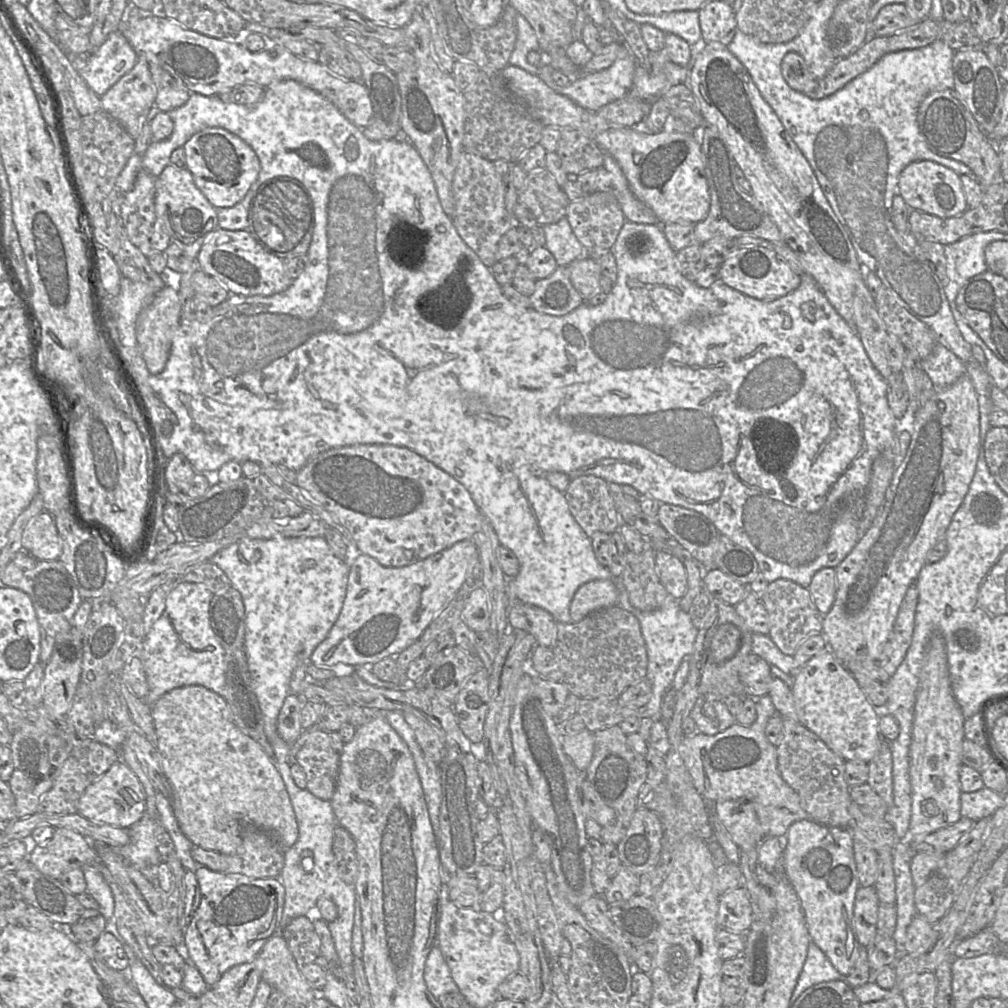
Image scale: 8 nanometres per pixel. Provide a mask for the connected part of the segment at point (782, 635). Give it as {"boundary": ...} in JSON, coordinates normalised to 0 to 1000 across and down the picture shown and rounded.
{"boundary":[[[781,574],[769,575],[762,579],[754,595],[763,611],[762,631],[776,648],[787,651],[796,636],[815,628],[817,610],[809,601],[803,585],[795,580]]]}

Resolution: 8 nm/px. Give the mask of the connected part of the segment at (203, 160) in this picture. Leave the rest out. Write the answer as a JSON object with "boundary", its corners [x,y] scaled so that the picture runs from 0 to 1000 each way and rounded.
{"boundary":[[[206,126],[192,133],[183,144],[185,167],[190,172],[192,181],[213,206],[230,205],[245,192],[258,171],[258,160],[253,150],[239,137],[218,126]]]}

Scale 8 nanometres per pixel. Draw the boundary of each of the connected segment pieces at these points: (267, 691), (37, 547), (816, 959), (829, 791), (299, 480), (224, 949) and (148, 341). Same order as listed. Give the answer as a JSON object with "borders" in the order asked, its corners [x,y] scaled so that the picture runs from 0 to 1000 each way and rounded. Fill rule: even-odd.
{"borders":[[[[284,533],[284,534],[268,534],[268,535],[248,535],[239,534],[238,536],[226,541],[215,548],[208,557],[215,561],[226,572],[231,582],[237,586],[244,607],[244,630],[243,630],[243,646],[246,654],[247,665],[252,676],[252,687],[256,697],[260,704],[262,712],[263,728],[272,744],[271,755],[286,756],[287,759],[294,758],[293,752],[287,756],[287,747],[289,739],[281,734],[275,727],[275,712],[283,693],[288,688],[287,678],[290,668],[297,657],[307,656],[307,653],[313,643],[324,632],[329,621],[334,616],[338,604],[340,602],[343,586],[346,563],[341,557],[333,553],[325,539],[318,533]]],[[[46,507],[28,518],[22,529],[21,540],[23,547],[39,556],[58,556],[63,546],[55,518]]],[[[805,935],[800,953],[787,983],[785,994],[788,995],[799,982],[808,977],[833,971],[833,965],[825,957],[818,945]]],[[[777,712],[777,732],[770,745],[776,772],[793,789],[797,803],[808,815],[825,821],[841,821],[845,812],[844,794],[858,809],[877,813],[881,801],[876,793],[860,777],[841,780],[837,772],[839,754],[793,716]]],[[[360,439],[326,445],[315,450],[295,468],[294,481],[313,499],[325,507],[348,530],[358,550],[367,552],[382,563],[401,563],[429,553],[460,536],[470,536],[479,521],[479,510],[465,487],[449,472],[424,454],[400,441]]],[[[198,859],[192,866],[198,880],[199,895],[182,925],[182,935],[194,960],[208,979],[229,959],[251,954],[267,931],[279,928],[278,914],[282,904],[283,880],[277,871],[249,871],[237,866],[211,864],[204,859]]],[[[164,284],[155,291],[139,310],[135,318],[135,337],[142,357],[150,371],[162,368],[166,360],[171,337],[180,320],[181,304],[177,289]]]]}

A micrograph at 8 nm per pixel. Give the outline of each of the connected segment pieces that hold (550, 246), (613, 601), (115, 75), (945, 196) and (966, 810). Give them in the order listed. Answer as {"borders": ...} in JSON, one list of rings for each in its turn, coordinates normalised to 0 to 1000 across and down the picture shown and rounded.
{"borders":[[[[561,215],[551,222],[539,224],[539,229],[541,246],[549,253],[554,264],[563,265],[569,258],[582,254]]],[[[587,575],[576,580],[565,598],[566,617],[612,600],[614,587],[606,575]]],[[[112,32],[106,40],[87,55],[70,56],[72,66],[82,77],[86,85],[96,94],[104,93],[117,79],[132,68],[137,61],[137,54],[118,32]]],[[[922,159],[903,162],[892,177],[892,192],[905,207],[933,216],[942,216],[960,207],[952,174],[946,169]]],[[[980,782],[968,786],[955,787],[952,791],[952,807],[954,812],[967,815],[979,813],[996,799],[996,791]]]]}

